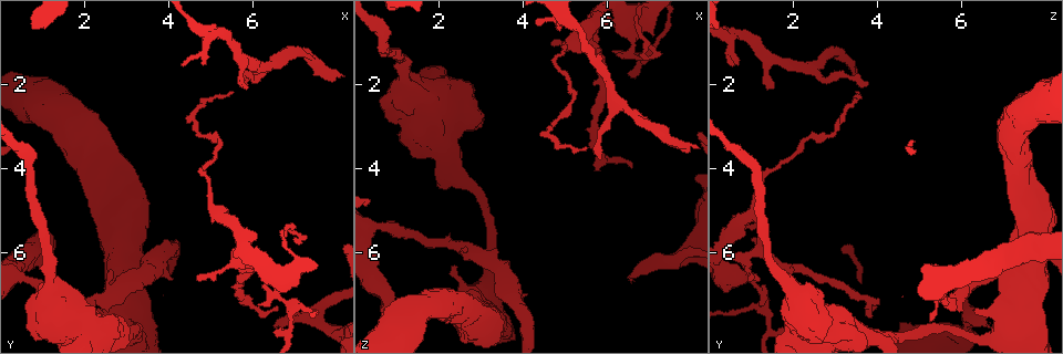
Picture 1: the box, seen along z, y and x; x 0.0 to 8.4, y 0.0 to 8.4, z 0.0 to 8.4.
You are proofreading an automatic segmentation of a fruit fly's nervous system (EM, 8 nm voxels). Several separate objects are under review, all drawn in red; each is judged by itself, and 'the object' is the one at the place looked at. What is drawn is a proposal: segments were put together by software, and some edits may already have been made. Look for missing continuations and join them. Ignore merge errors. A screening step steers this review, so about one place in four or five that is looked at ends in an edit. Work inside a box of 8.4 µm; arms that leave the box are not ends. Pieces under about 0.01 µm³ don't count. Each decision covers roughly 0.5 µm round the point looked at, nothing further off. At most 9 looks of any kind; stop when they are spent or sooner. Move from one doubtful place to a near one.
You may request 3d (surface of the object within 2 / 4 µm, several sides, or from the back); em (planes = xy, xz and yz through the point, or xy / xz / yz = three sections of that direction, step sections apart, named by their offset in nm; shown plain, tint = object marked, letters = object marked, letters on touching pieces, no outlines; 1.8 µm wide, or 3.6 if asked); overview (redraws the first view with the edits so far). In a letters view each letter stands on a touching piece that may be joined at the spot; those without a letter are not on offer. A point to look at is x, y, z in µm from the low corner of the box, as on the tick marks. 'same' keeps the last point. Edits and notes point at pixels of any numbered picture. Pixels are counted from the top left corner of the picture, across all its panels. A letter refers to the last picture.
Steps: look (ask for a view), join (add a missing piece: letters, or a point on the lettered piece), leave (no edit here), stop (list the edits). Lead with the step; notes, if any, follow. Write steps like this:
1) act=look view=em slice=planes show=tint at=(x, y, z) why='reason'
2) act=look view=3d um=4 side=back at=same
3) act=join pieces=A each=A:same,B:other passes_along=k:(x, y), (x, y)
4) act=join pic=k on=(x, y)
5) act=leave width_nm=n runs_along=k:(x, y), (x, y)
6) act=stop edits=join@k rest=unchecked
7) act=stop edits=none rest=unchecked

act=look view=3d um=4 side=back at=(1.60, 7.80, 2.95) why='sharp bend'

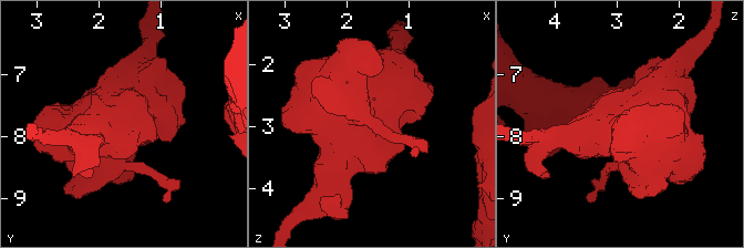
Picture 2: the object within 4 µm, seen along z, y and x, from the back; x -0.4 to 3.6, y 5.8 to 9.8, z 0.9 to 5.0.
act=look view=em um=3.6 slice=planes show=letters at=same why='now the EM'

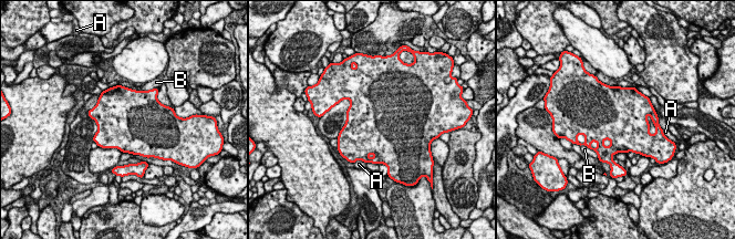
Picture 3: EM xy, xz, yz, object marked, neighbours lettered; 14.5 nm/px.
act=leave longest_contact=B:300nm each=A:other,B:other border=3:(123, 86), (142, 91) found='no lettered piece goes on from it'

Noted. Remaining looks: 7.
act=look view=em slice=planes show=letters at=(5.55, 2.20, 3.50) why='long arm stops here'

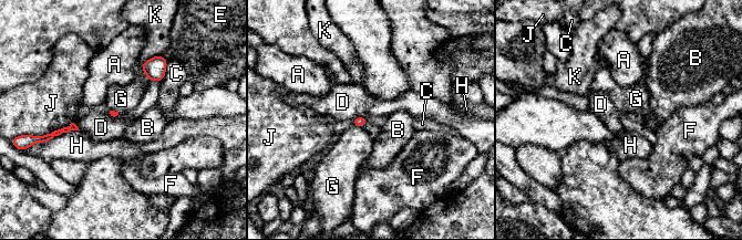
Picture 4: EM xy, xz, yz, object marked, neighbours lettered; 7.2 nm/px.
act=leave each=A:other,B:other,C:other,D:other,E:other,F:other,G:other,H:other,J:other,K:other border=4:(368, 117), (360, 116), (352, 120) found='no lettered piece goes on from it'

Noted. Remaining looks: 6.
act=look view=em slice=planes show=letters at=(5.85, 2.05, 1.35) why='free end'

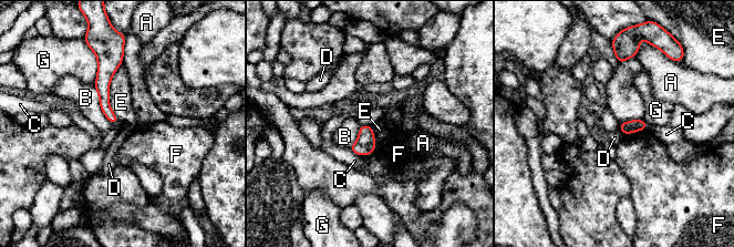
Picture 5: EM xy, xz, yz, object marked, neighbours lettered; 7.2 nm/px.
act=leave each=A:other,B:other,C:other,D:other,E:other,F:other,G:other runs_along=5:(120, 58), (104, 74), (113, 121) found='no lettered piece goes on from it'

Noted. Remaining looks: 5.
act=look view=em slice=planes show=tint at=(6.60, 7.35, 3.90) why='tapers out'

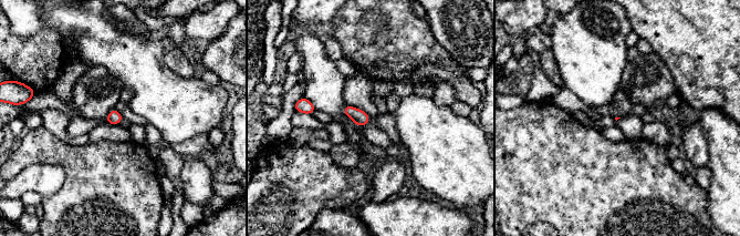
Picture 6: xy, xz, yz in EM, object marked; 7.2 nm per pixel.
act=look view=em slice=planes show=letters at=same why='what lies round it'

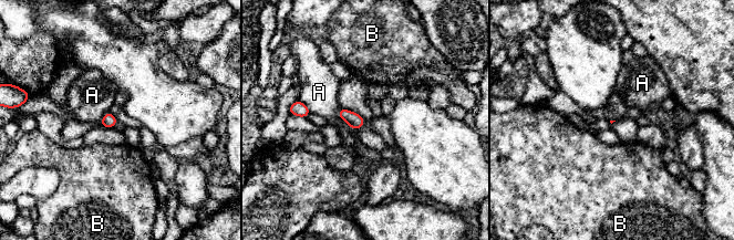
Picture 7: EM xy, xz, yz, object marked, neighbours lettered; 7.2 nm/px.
act=leave longest_contact=A:150nm each=A:other,B:other found='no lettered piece goes on from it'

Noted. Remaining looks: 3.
act=stop edits=none rest=unchecked

